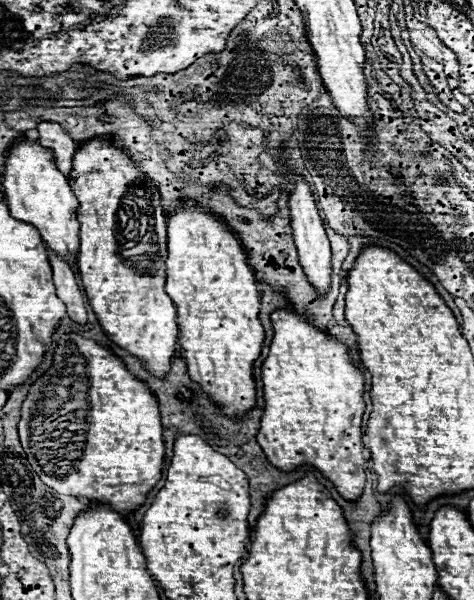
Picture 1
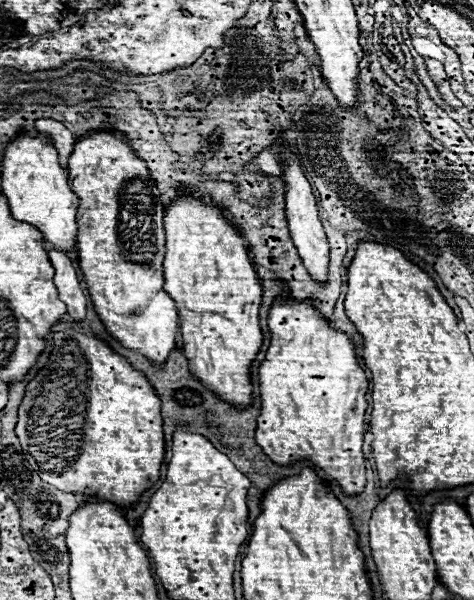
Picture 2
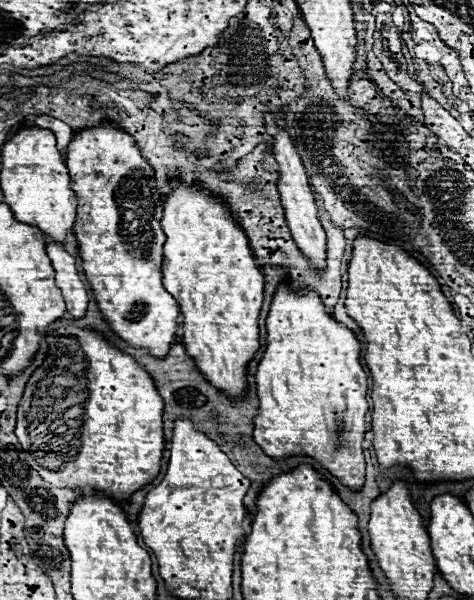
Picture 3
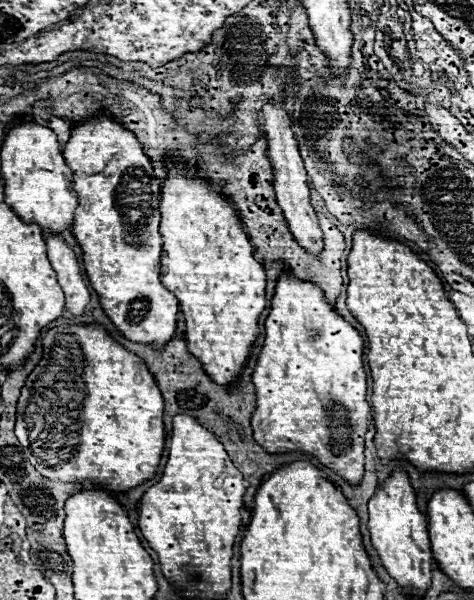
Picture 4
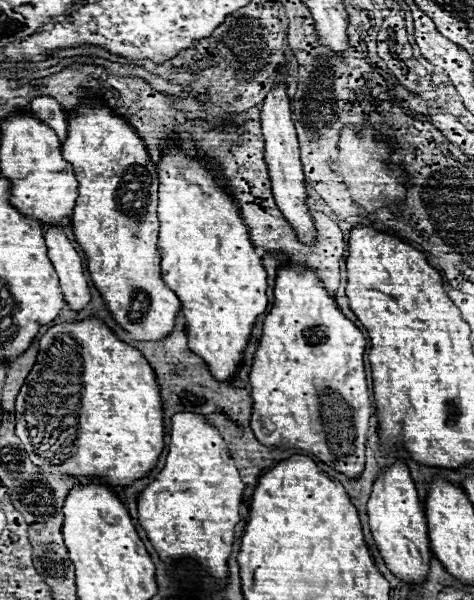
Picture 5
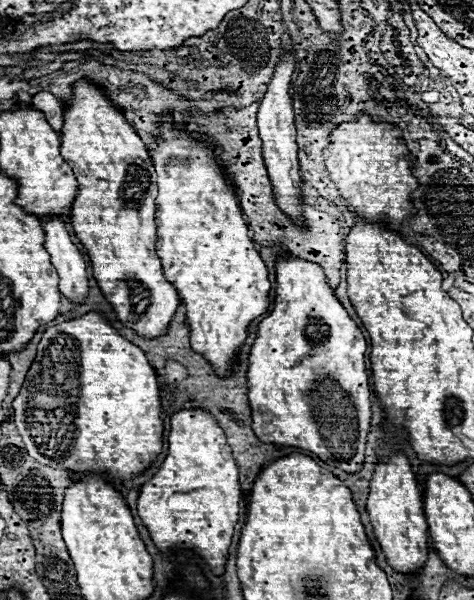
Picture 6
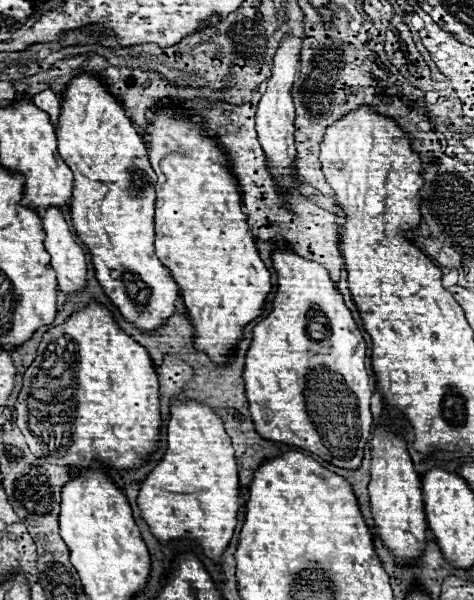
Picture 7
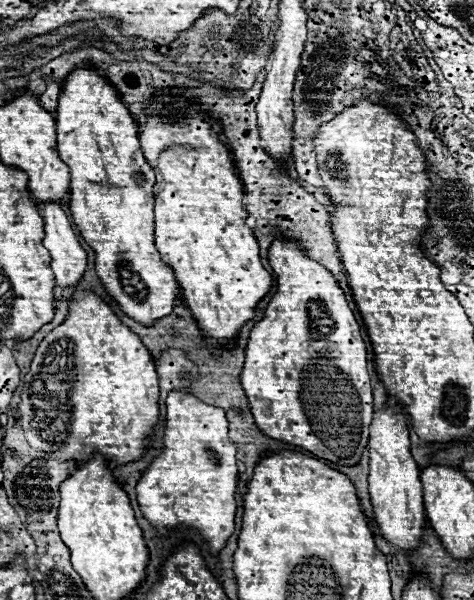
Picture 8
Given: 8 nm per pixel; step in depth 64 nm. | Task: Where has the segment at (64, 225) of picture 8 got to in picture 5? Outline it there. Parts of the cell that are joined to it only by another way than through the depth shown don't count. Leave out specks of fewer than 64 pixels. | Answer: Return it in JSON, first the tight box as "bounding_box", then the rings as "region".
{"bounding_box":[46,226,90,310],"region":[[[46,226],[48,256],[60,276],[60,288],[72,310],[82,310],[90,302],[82,258],[66,238],[62,226]]]}

